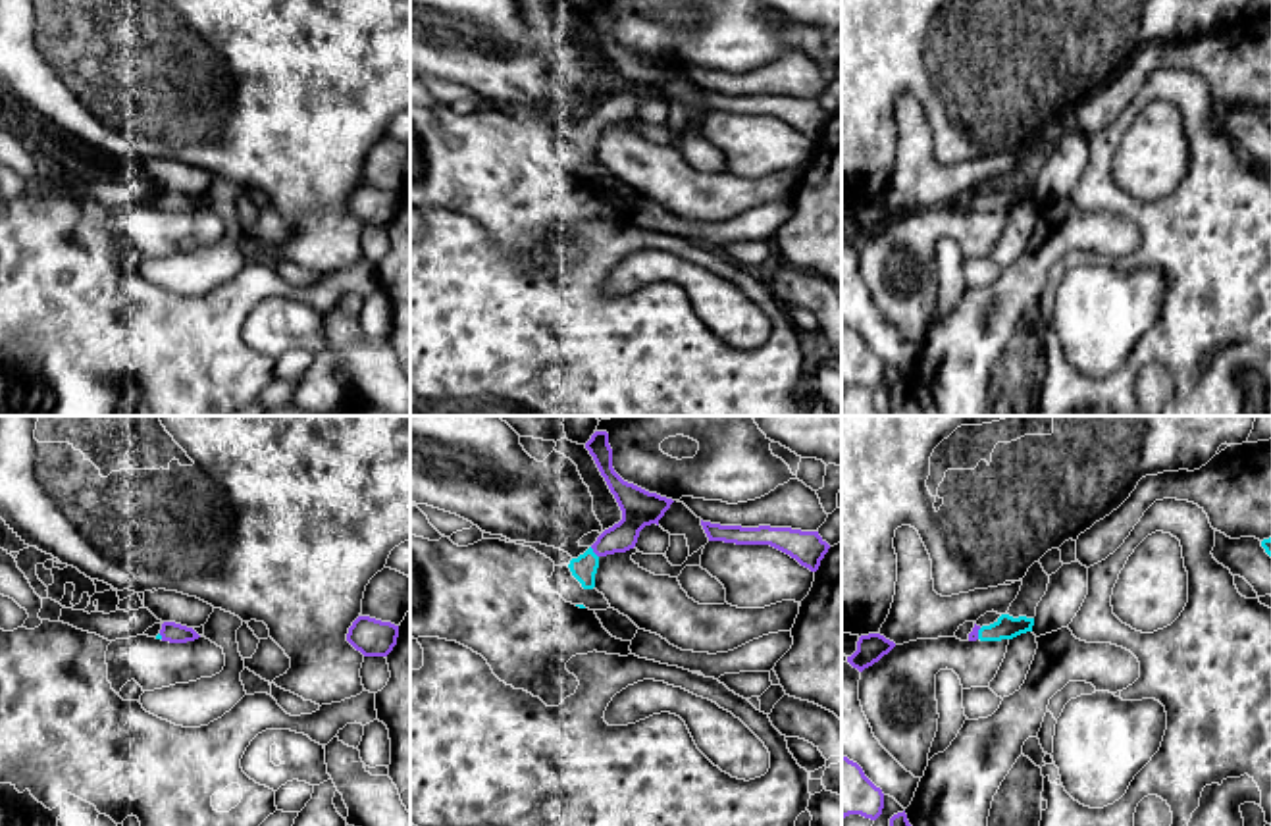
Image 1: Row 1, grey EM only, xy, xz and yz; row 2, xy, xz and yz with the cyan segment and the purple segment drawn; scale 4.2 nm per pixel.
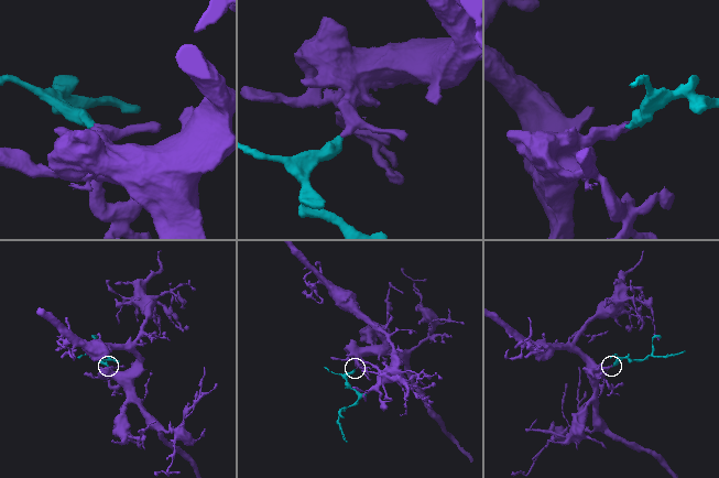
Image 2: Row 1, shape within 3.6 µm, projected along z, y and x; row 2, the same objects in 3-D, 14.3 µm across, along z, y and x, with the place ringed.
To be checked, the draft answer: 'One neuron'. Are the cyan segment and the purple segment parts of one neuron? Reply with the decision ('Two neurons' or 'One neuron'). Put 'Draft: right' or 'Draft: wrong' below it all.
One neuron
Draft: right

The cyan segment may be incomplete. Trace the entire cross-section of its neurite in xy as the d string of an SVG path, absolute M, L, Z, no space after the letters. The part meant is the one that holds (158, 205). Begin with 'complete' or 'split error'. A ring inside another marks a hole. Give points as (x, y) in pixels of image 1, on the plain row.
split error; M164 191L160 202L156 204L156 208L169 210L169 212L187 212L198 206L200 204L193 196L175 191Z

